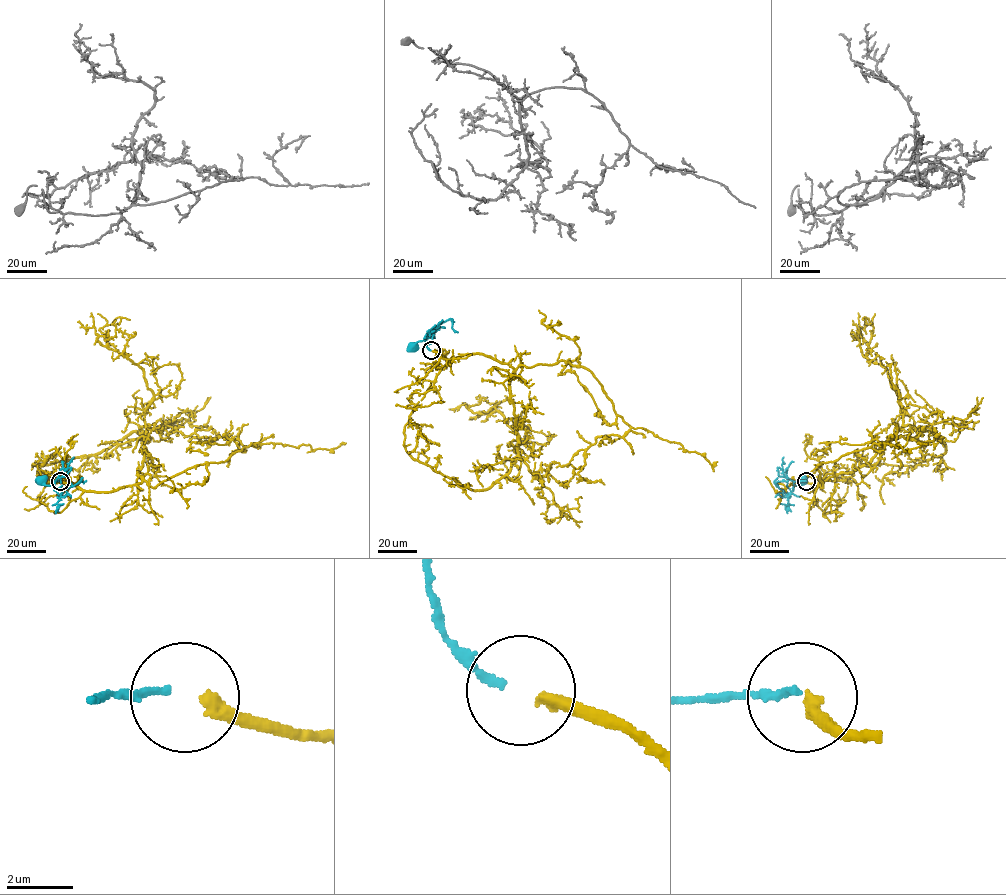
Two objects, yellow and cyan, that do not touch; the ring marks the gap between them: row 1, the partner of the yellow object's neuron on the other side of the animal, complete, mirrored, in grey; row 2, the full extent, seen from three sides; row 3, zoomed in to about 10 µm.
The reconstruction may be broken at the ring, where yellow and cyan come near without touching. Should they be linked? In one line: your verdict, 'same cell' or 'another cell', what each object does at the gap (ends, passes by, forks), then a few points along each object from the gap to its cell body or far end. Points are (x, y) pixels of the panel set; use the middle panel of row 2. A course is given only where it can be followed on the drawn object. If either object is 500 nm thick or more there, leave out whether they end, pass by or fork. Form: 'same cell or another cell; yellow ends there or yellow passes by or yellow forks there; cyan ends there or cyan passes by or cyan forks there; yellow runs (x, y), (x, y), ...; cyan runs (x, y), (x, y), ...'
same cell; yellow ends there; cyan ends there; yellow runs (432, 351), (513, 368), (510, 470), (472, 490), (415, 460), (407, 398); cyan runs (431, 350), (425, 338), (413, 347)

